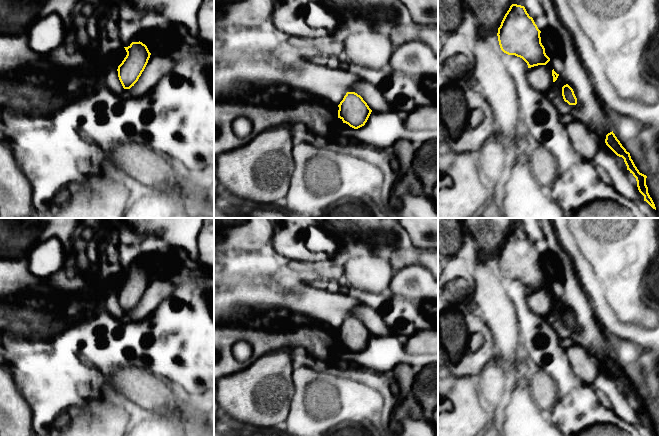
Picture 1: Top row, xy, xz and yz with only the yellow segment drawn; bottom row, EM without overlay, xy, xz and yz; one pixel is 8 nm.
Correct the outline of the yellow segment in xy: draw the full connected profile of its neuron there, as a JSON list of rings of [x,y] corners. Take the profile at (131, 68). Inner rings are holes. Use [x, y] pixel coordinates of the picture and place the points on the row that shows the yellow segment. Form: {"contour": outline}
{"contour": [[[132,42],[124,47],[127,55],[118,66],[118,77],[124,89],[130,89],[144,71],[151,53],[142,42]]]}

